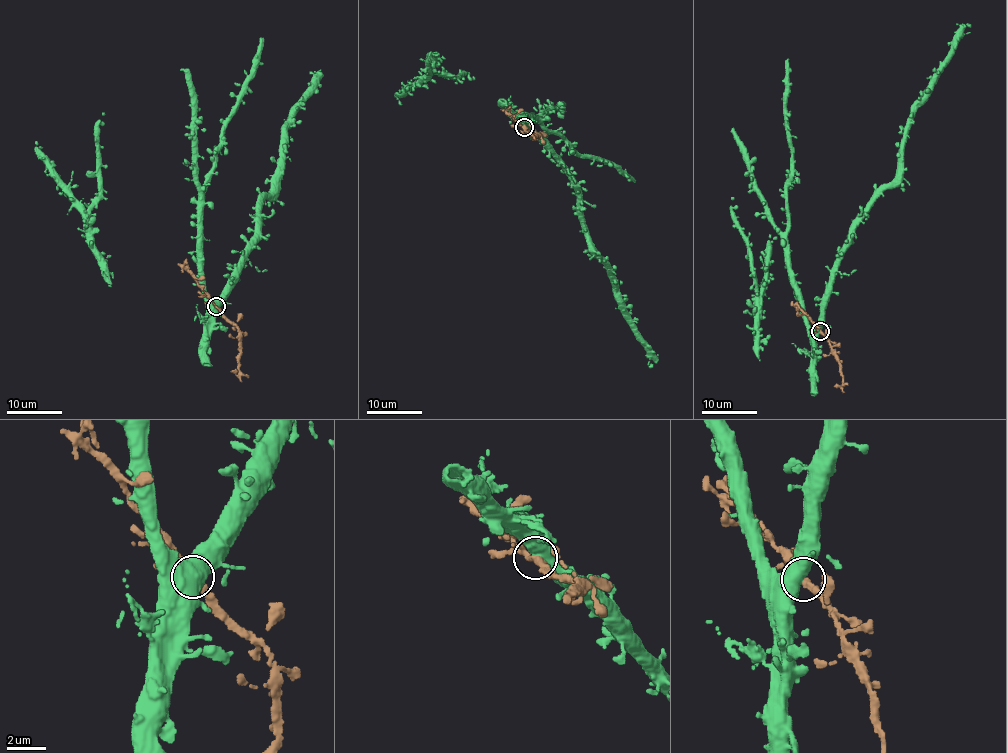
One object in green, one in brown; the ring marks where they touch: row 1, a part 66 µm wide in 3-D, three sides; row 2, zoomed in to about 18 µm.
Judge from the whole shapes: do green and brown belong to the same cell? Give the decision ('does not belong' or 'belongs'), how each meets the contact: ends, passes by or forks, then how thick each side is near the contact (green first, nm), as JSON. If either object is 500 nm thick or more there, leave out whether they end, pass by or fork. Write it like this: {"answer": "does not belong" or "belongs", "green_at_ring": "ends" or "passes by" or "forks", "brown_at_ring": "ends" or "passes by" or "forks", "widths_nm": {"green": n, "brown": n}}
{"answer": "does not belong", "widths_nm": {"green": 650, "brown": 280}}

